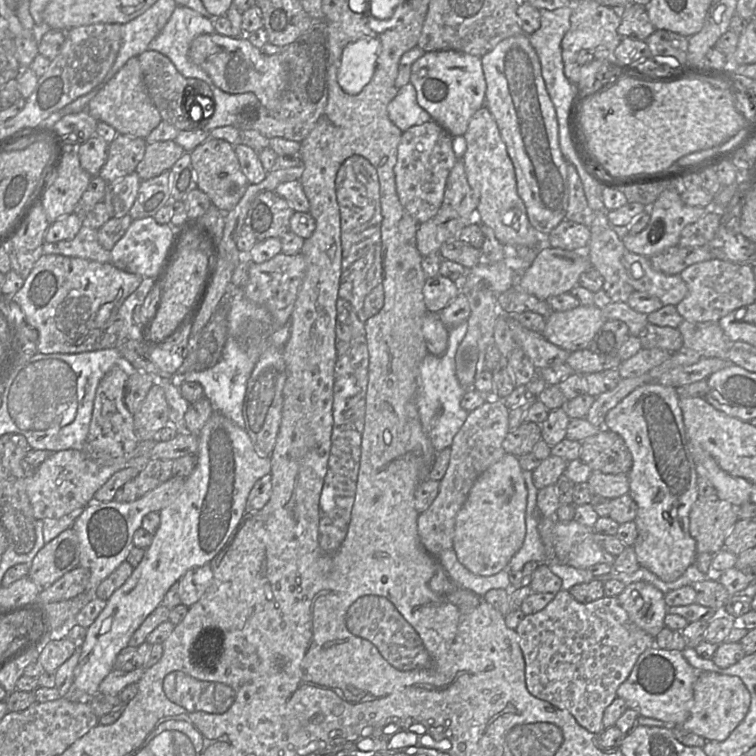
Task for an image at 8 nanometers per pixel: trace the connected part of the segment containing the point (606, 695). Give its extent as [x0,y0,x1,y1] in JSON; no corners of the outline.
[516,590,655,735]

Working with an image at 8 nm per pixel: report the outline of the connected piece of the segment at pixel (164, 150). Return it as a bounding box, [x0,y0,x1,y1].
[136,140,184,181]

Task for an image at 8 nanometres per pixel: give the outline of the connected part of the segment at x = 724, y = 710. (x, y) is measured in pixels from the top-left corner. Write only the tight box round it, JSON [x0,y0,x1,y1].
[680,672,750,742]

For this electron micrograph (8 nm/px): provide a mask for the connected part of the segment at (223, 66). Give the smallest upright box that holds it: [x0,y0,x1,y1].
[188,33,288,109]

